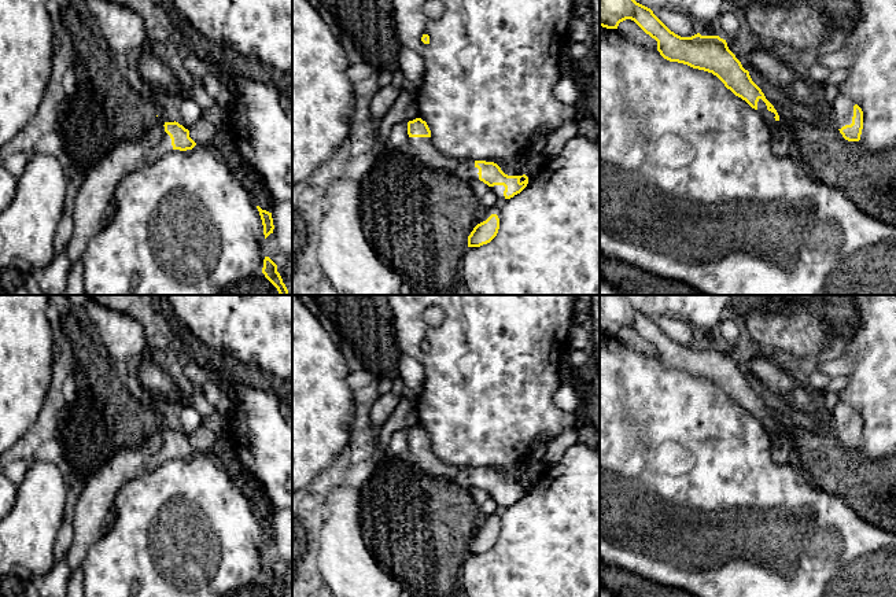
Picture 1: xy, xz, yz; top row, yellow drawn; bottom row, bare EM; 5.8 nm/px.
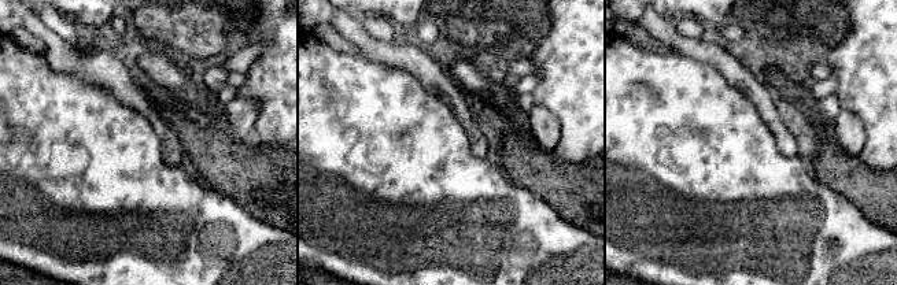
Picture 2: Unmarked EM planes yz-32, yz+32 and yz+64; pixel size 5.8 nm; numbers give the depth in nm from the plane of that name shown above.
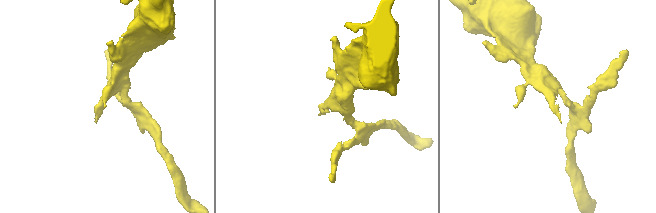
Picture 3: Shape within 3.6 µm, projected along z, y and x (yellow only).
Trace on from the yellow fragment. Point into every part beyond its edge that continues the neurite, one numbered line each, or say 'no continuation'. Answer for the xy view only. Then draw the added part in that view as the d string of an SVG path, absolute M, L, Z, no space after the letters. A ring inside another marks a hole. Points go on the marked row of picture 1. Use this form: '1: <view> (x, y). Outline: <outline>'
1: xy (93, 202). Outline: M156 117L154 125L140 139L115 144L84 176L78 188L70 195L74 231L66 246L66 253L71 266L82 258L89 240L111 220L119 181L169 151L173 151L172 139Z

